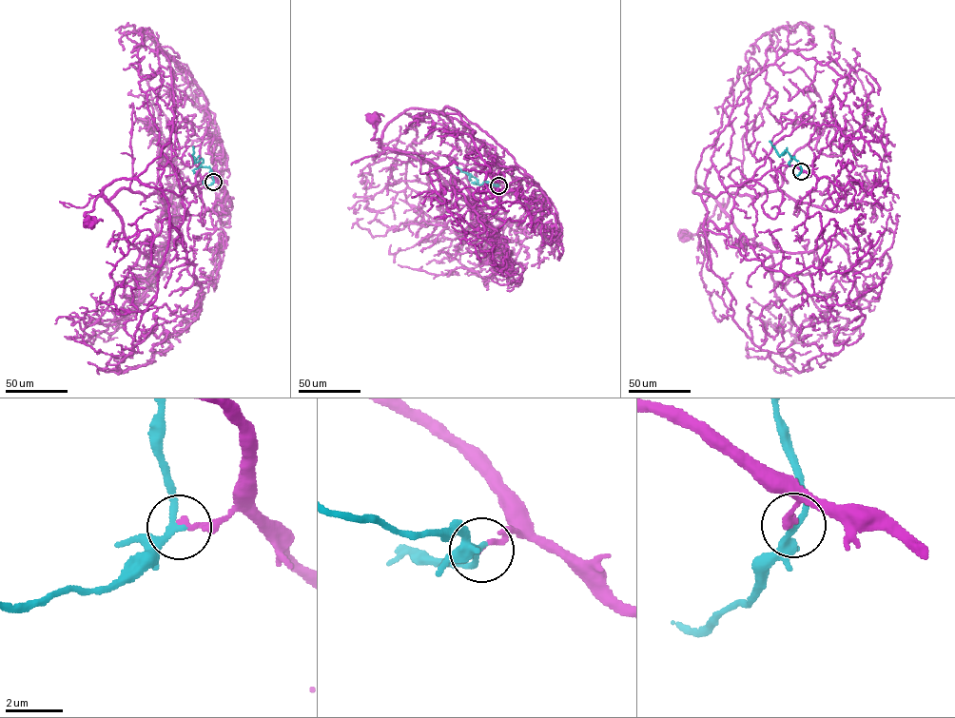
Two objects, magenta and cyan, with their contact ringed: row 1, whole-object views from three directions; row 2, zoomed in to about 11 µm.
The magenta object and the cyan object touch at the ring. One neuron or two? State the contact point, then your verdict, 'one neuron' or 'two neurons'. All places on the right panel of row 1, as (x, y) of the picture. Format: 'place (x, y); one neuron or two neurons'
place (801, 171); one neuron

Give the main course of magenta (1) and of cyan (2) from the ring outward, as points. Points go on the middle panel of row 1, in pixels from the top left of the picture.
1: (498, 185), (445, 116), (407, 109), (388, 123), (381, 147), (373, 139), (371, 119)
2: (498, 185), (484, 181), (477, 184), (477, 179), (456, 166)

